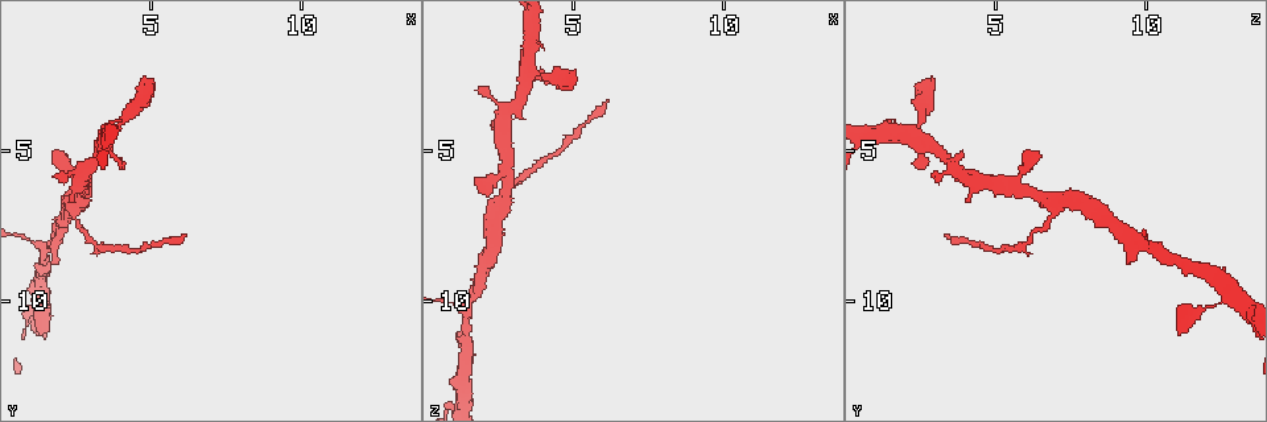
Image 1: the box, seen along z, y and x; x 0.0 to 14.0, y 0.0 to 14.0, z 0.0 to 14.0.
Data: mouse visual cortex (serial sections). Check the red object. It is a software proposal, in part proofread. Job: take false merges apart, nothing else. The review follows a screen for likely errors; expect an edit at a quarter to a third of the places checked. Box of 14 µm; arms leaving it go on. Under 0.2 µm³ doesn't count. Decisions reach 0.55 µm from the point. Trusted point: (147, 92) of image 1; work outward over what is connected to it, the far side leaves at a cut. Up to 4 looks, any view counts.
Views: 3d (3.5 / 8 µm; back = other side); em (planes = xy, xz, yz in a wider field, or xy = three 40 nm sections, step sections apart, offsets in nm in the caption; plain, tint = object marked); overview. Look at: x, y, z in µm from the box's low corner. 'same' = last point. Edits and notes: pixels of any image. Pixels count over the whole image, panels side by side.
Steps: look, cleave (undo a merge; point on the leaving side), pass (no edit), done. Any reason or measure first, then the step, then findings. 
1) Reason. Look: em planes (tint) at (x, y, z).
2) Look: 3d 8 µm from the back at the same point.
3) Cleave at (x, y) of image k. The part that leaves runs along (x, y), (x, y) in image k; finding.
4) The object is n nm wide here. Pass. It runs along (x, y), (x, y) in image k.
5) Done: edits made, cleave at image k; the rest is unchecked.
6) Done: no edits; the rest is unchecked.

Thick turns thin. Look: 3d 3.5 µm from the back at (2.6, 7.4, 6.7).

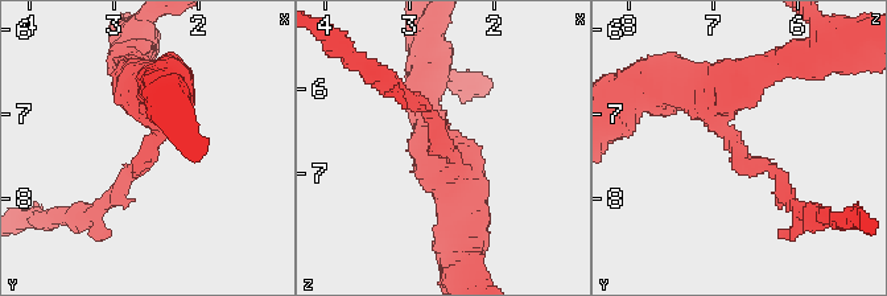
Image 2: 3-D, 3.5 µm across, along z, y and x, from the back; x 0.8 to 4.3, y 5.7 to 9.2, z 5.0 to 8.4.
The arms are 150, 600 nm wide. Look: em xy step 3 (tint) at (2.55, 7.45, 6.75).

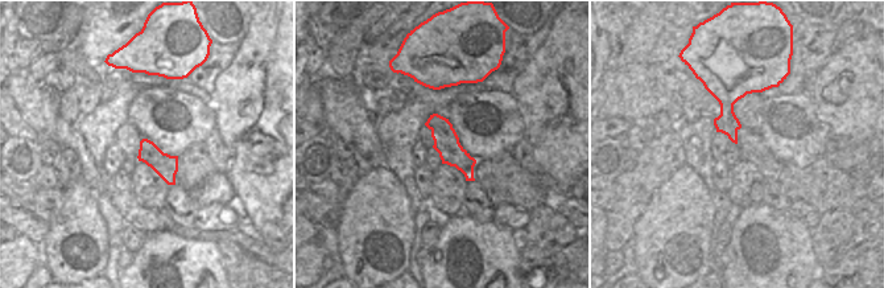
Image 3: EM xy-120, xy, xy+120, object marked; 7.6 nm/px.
Look: em xy step 2 (tint) at the same point.

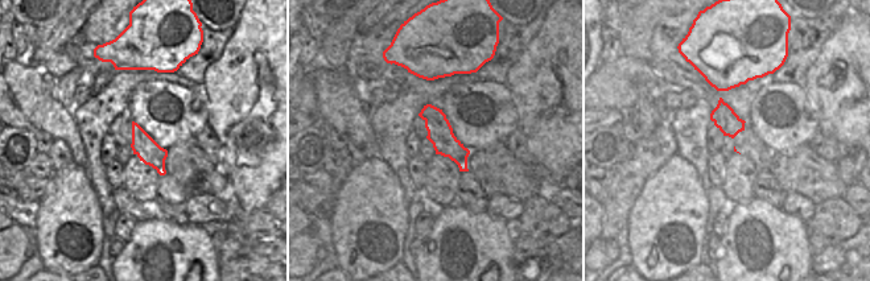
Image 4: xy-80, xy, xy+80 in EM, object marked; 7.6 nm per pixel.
Cleave at (771, 168) of image 2. The part that leaves runs along (731, 140), (809, 214) in image 2; a second cell is stuck on.

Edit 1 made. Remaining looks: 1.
Arms part here. Look: 3d 3.5 µm at (1.4, 8.2, 10.2).

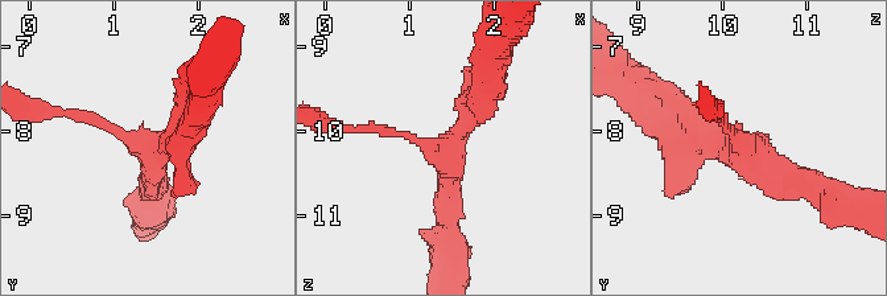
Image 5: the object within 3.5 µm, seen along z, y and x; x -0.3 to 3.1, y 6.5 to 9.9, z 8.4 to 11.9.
3 arms meet here. Pass. It runs along (669, 130), (747, 151), (819, 190) in image 5; all the same cell.

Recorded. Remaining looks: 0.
Done: edits made, cleave at image 2; the rest is unchecked.

